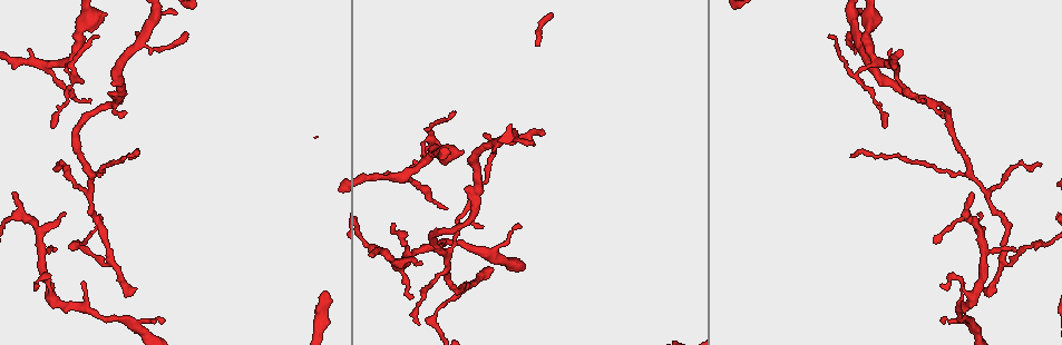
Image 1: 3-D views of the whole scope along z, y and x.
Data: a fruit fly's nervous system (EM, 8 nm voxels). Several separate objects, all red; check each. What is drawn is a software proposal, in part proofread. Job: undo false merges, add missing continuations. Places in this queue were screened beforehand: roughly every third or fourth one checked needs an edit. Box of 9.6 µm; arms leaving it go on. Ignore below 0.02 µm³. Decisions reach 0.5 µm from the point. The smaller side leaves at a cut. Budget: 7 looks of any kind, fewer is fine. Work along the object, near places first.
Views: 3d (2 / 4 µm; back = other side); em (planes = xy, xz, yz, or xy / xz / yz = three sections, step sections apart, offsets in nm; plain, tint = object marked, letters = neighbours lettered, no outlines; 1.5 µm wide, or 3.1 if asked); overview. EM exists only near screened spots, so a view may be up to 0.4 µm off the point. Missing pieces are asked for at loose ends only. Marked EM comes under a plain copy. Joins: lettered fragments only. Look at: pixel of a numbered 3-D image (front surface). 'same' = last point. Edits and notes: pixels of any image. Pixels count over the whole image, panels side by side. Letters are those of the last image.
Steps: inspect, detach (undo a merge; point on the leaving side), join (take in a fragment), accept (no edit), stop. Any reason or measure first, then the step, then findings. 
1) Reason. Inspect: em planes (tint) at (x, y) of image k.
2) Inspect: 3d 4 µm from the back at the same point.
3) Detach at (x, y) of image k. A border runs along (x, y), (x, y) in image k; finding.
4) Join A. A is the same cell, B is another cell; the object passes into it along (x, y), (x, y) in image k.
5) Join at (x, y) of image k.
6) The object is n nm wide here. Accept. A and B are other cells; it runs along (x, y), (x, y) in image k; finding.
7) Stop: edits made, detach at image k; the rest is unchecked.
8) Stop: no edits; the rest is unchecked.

Three-way junction. Inspect: em planes (tint) at (466, 286) of image 1.

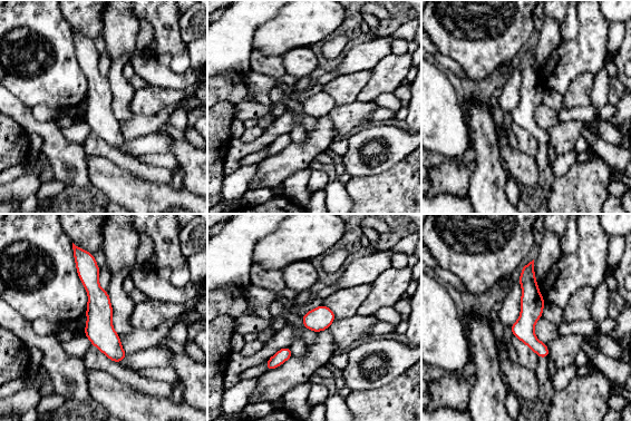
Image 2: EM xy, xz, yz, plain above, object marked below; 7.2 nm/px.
Inspect: em planes (letters) at the same point.

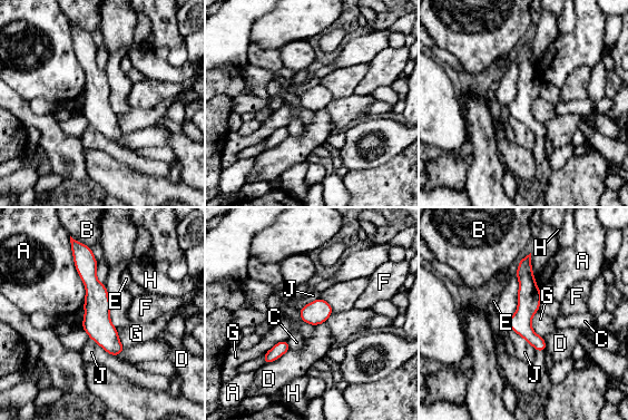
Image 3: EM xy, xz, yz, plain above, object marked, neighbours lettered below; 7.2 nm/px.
Accept. A, B, C, D, E, F, G, H and J are other cells; a border runs along (538, 309), (531, 329), (542, 338) in image 3; continuous, no second neuron.

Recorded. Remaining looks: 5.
Free end. Inspect: em xy step 8 (tint) at (125, 112) of image 1.

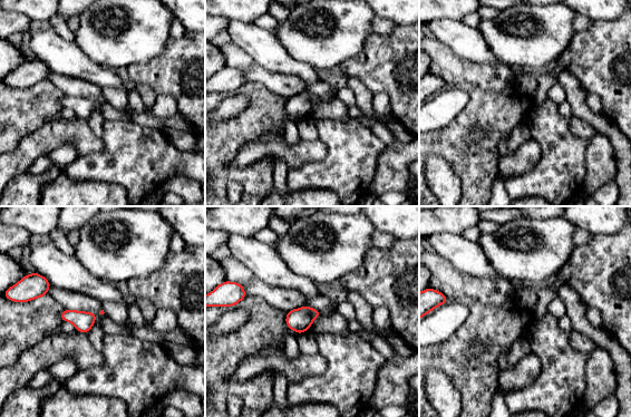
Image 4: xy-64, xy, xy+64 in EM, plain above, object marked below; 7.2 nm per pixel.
Inspect: em planes (letters) at the same point.

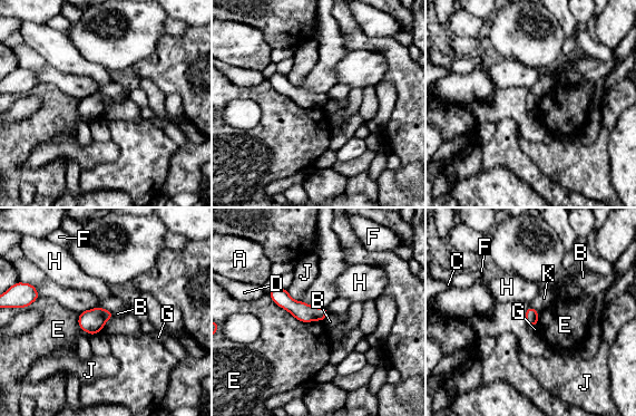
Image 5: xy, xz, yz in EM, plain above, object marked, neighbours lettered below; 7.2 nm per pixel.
The object is 100 nm wide here; the longest contact is with E, 440 nm. Accept. A, B, C, D, E, F, G, H, J and K are other cells; none of them fits.

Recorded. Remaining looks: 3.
An open end. Inspect: em planes (letters) at (51, 126) of image 1.

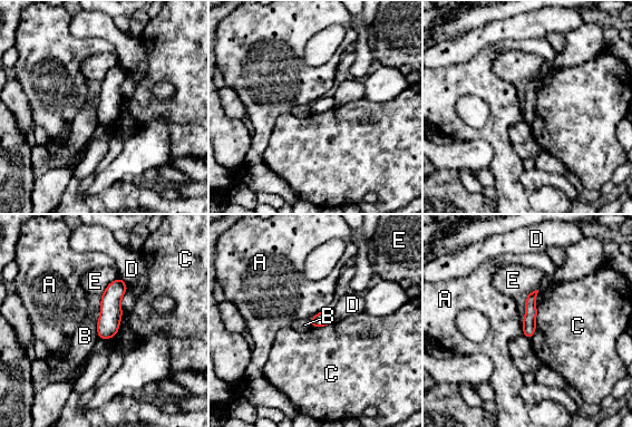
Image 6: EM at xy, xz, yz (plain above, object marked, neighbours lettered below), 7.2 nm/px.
The longest contact is with C, 420 nm. Accept. A, B, C, D and E are other cells; a border runs along (522, 319), (522, 331), (524, 335) in image 6; no lettered fragment goes on from it.

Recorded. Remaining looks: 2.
Stop: no edits; the rest is unchecked.

